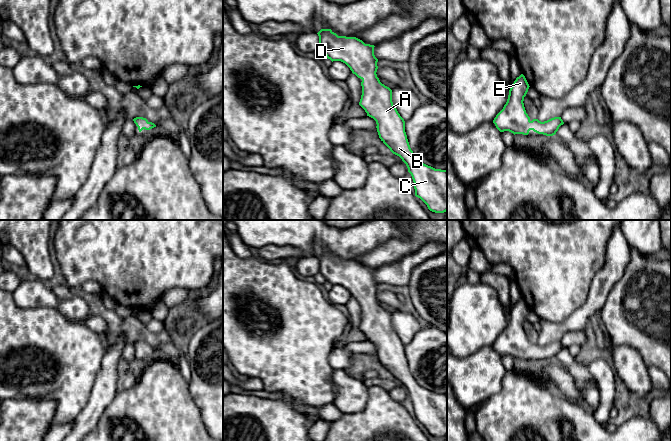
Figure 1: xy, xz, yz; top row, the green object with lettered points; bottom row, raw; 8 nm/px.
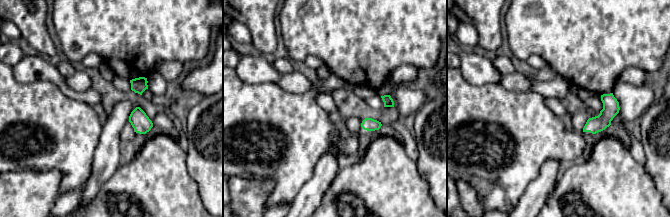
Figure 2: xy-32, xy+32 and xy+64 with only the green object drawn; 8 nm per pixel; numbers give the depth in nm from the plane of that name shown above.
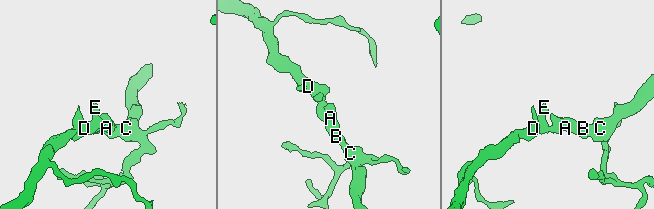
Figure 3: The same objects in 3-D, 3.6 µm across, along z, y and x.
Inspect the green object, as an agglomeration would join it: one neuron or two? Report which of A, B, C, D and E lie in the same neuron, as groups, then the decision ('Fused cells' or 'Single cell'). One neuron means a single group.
Groups: A B C D E. Single cell

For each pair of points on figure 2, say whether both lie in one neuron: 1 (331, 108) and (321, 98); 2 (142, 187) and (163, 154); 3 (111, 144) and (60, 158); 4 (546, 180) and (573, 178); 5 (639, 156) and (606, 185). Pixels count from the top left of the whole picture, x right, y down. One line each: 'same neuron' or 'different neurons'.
1: same neuron
2: same neuron
3: different neurons
4: different neurons
5: different neurons

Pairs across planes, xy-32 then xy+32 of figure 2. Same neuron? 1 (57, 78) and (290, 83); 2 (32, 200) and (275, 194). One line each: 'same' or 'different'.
1: different
2: different

